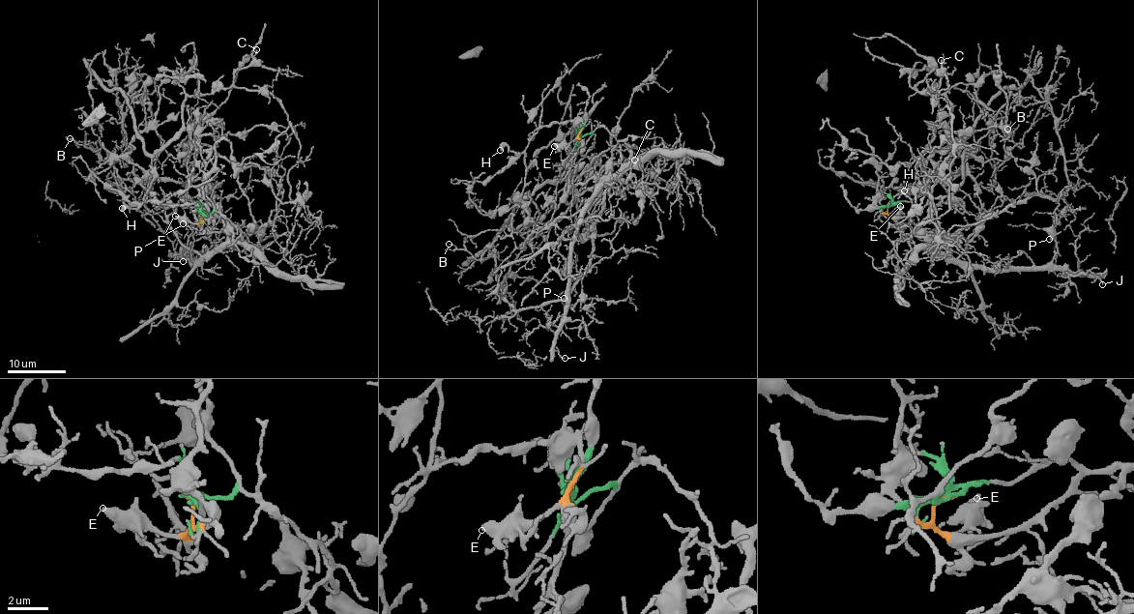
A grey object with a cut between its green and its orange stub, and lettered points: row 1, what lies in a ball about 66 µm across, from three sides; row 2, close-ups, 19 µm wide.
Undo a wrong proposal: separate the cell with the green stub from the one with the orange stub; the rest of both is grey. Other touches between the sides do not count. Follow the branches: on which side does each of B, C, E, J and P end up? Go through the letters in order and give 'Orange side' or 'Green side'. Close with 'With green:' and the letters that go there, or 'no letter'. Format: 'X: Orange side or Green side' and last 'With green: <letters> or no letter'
B: Green side
C: Orange side
E: Orange side
J: Green side
P: Green side
With green: B, J, P

